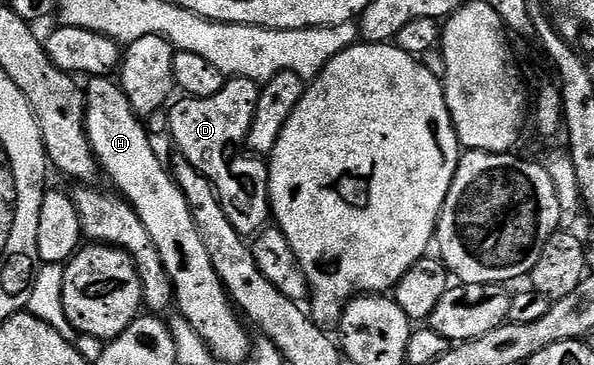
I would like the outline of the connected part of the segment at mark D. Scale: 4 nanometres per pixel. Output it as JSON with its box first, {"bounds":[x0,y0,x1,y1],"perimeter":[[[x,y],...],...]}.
{"bounds":[169,78,271,238],"perimeter":[[[231,78],[220,92],[209,98],[179,98],[169,108],[169,136],[183,151],[182,159],[188,160],[214,186],[221,206],[229,214],[229,222],[244,238],[262,232],[271,216],[267,164],[254,154],[235,149],[246,145],[260,91],[256,81]]]}

